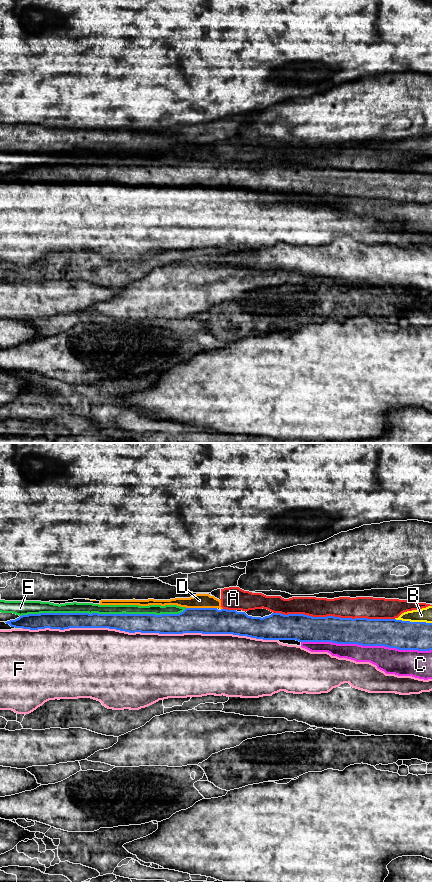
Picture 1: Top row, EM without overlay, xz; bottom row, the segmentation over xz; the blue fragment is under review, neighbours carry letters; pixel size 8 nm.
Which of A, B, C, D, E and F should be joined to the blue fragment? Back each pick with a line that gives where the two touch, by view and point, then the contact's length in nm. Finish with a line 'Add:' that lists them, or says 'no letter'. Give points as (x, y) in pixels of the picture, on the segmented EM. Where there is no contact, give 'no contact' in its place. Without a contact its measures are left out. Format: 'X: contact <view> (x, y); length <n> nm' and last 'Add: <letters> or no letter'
Add: no letter

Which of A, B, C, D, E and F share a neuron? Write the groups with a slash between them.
A D E / B / C / F

